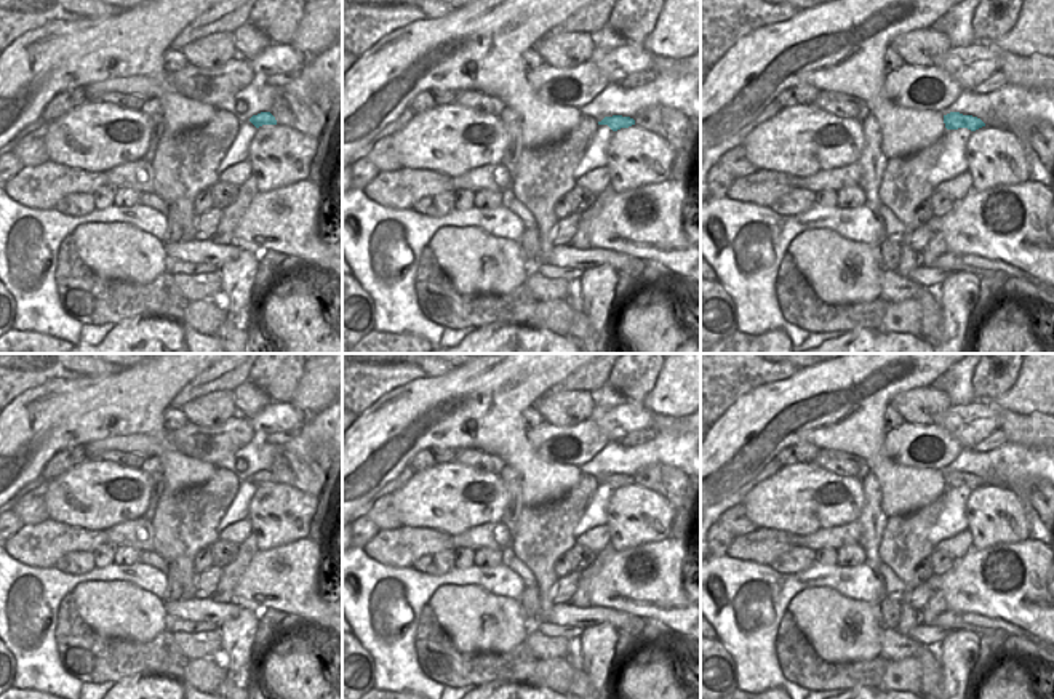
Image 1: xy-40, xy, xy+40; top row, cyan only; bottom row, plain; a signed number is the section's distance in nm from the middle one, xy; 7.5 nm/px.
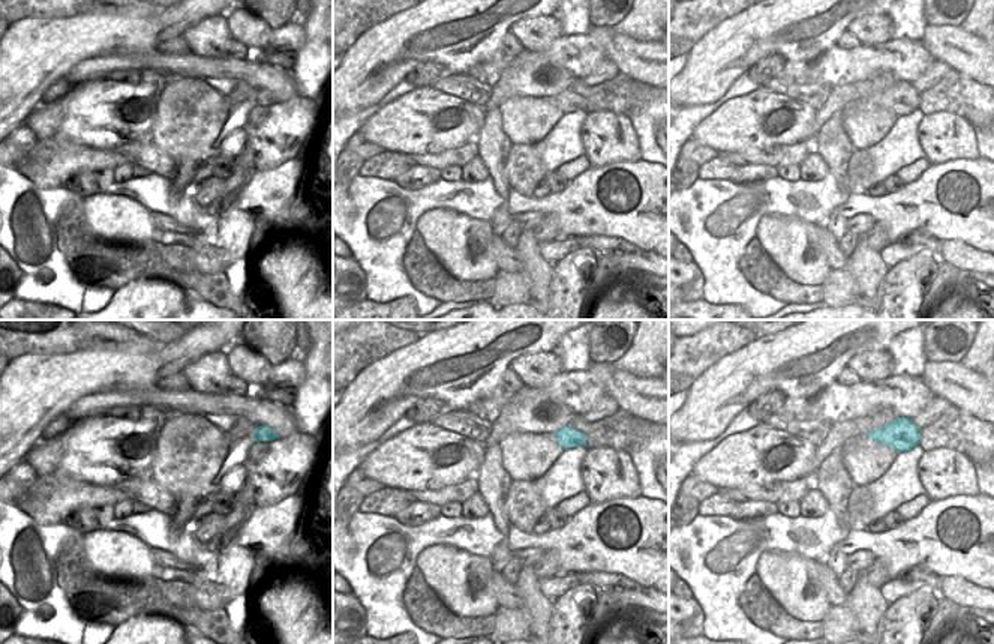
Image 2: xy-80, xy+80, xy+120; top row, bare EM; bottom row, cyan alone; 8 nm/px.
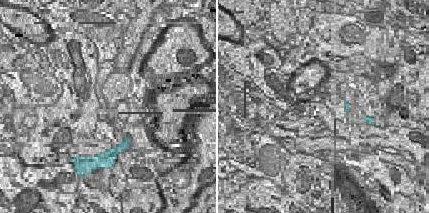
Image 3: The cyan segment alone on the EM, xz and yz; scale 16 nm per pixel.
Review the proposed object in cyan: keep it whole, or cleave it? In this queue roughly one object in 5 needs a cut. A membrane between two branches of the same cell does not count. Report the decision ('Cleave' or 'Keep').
Keep

